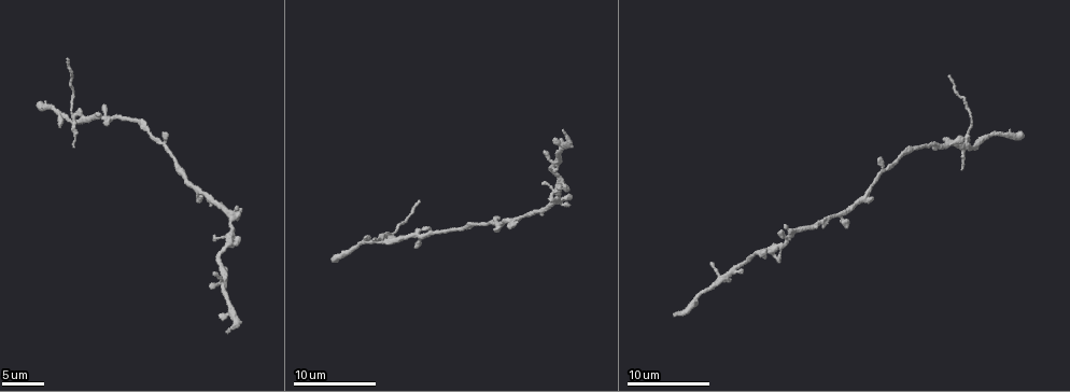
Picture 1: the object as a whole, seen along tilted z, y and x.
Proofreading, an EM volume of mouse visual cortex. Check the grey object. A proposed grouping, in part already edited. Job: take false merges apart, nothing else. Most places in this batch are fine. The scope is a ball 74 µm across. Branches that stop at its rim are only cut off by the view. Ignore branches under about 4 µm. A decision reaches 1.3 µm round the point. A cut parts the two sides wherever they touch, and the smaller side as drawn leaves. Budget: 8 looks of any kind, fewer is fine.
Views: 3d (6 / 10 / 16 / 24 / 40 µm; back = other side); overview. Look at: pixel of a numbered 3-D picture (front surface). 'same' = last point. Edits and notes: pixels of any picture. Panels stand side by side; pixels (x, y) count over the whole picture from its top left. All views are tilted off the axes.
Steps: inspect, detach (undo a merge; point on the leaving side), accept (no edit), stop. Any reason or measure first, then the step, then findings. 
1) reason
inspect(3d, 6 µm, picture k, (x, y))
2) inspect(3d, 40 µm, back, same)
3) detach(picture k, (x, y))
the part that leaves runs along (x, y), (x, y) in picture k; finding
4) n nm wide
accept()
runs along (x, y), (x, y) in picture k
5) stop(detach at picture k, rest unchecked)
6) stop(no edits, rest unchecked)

two arms in line, one across
inspect(3d, 16 µm, picture 1, (863, 201))

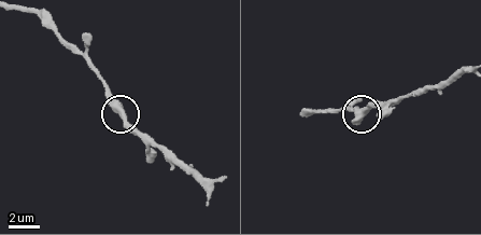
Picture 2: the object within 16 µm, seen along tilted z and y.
3 arms
accept()
continuous, no second neuron

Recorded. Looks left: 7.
calibre changes
inspect(3d, 10 µm, picture 1, (757, 251))

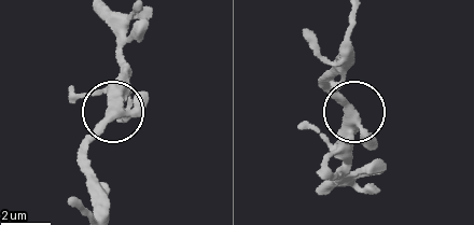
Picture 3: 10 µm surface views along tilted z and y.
accept()
continuous, no second neuron

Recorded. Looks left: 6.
small branch off a trunk
inspect(3d, 10 µm, picture 1, (76, 122))

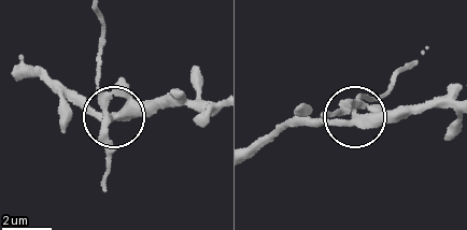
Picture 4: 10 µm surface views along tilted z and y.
inspect(3d, 6 µm, picture 4, (107, 117))

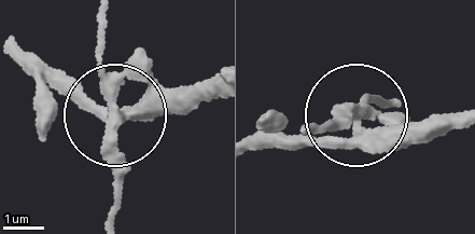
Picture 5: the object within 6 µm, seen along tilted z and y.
detach(picture 5, (124, 168))
the part that leaves runs along (111, 99), (106, 18) in picture 5; a second neuron is stuck on

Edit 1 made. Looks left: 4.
inspect(overview)

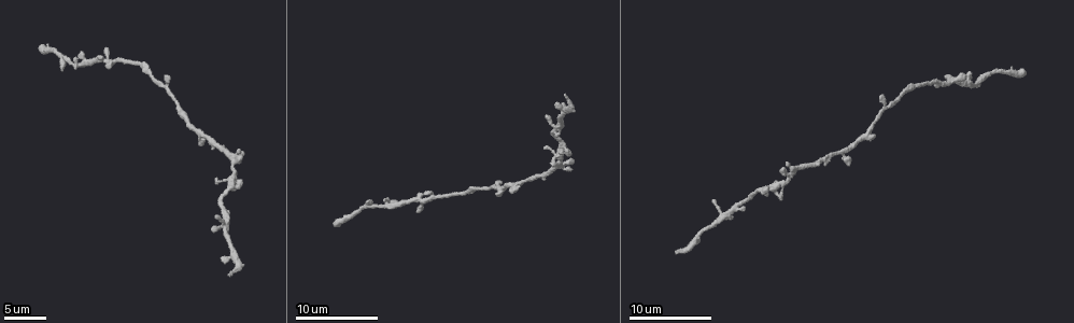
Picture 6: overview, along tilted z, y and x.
sudden change in width
inspect(3d, 6 µm, picture 6, (432, 197))

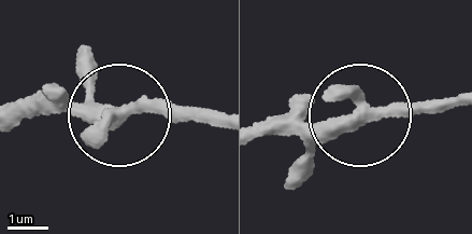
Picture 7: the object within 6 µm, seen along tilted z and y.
other side
inspect(3d, 6 µm, back, picture 7, (119, 115))

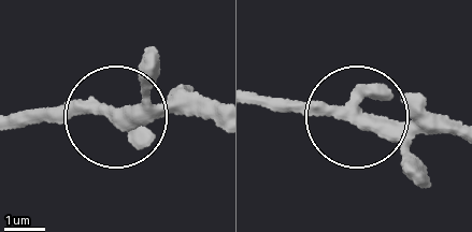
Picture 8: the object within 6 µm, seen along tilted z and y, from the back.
390 nm wide
accept()
runs along (255, 95), (405, 120), (447, 113) in picture 8; one neuron here

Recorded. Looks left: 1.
stop(detach at picture 5, rest unchecked)

